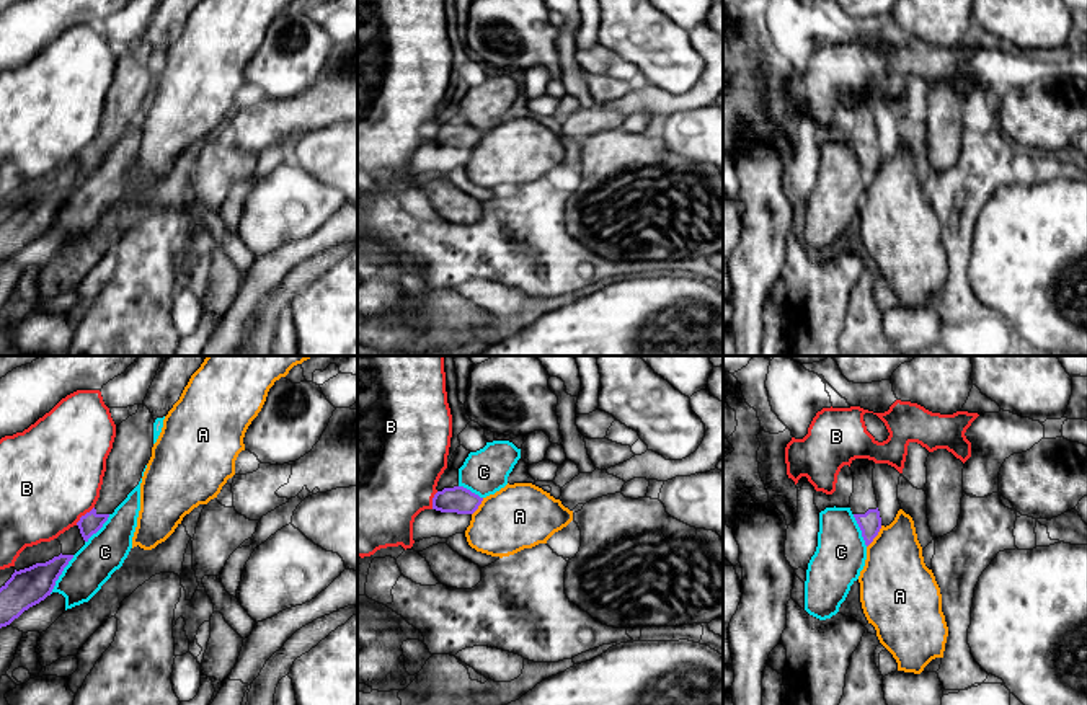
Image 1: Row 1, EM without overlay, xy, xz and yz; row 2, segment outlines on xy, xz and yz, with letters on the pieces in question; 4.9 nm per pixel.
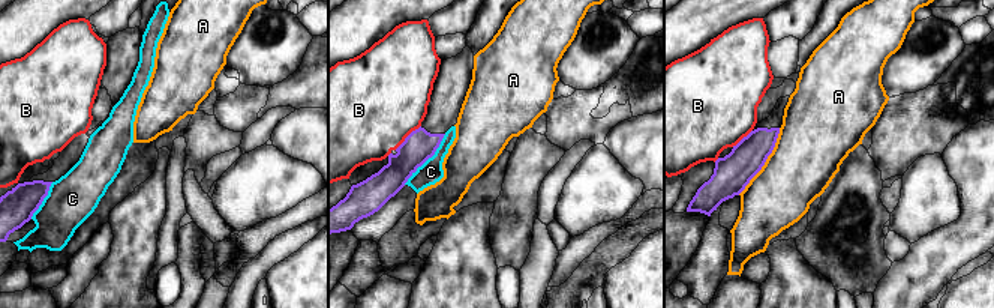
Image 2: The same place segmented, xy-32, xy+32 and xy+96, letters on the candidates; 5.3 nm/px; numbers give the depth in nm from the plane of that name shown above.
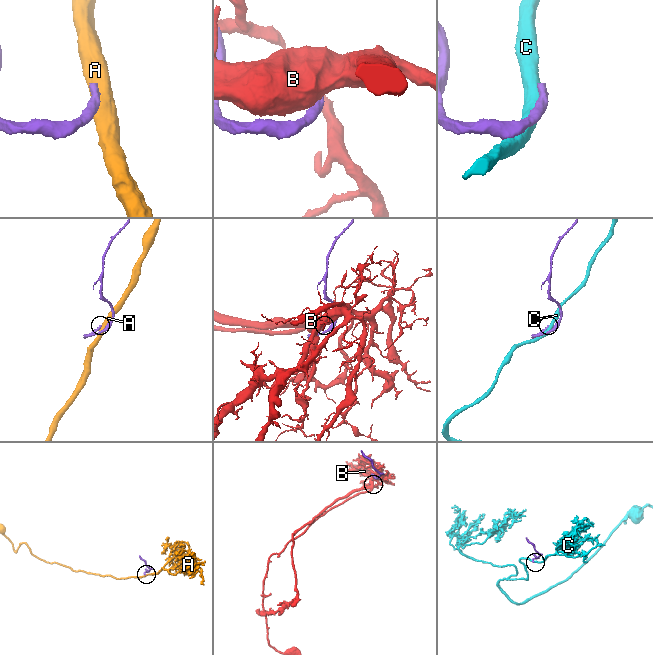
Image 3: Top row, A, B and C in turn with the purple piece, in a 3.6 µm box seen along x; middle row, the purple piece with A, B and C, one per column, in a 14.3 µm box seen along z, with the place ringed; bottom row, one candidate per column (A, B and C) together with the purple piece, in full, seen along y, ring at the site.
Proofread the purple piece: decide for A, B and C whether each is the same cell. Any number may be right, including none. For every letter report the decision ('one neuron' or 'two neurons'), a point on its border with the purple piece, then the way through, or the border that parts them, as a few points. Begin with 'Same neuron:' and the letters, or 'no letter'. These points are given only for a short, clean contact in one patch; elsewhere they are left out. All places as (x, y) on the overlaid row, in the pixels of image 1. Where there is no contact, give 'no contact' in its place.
Same neuron: no letter
A: two neurons; meets purple in yz at (875, 536); border along yz (882, 526), (867, 547)
B: two neurons; meets purple in xy at (85, 514); border along xy (93, 506), (75, 524)
C: two neurons; meets purple in xy at (61, 573)

